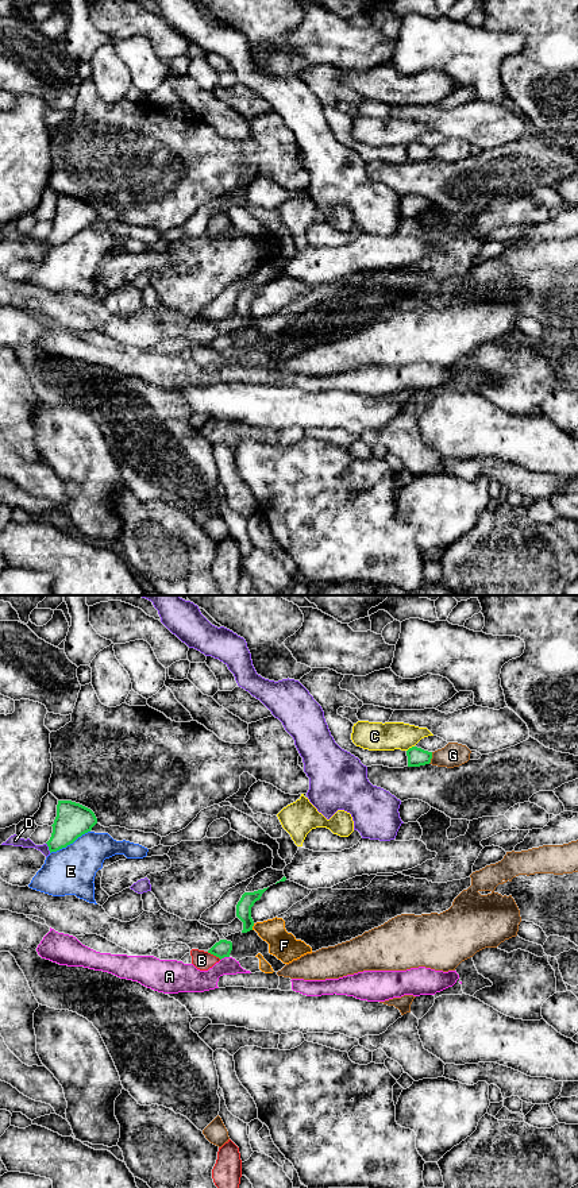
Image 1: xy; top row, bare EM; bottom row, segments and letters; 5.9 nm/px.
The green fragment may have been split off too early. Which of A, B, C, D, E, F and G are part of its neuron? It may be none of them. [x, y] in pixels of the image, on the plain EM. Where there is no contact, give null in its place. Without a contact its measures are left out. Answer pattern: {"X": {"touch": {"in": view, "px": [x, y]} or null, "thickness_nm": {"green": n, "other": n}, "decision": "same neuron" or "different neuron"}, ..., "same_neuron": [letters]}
{"A": {"touch": {"in": "xy", "px": [224, 351]}, "thickness_nm": {"green": 100, "other": 160}, "decision": "different neuron"}, "B": {"touch": {"in": "xy", "px": [214, 350]}, "thickness_nm": {"green": 100, "other": 110}, "decision": "different neuron"}, "C": {"touch": {"in": "xy", "px": [409, 143]}, "thickness_nm": {"green": 110, "other": 180}, "decision": "different neuron"}, "D": {"touch": {"in": "xy", "px": [49, 243]}, "thickness_nm": {"green": 200, "other": 70}, "decision": "different neuron"}, "E": {"touch": {"in": "xy", "px": [69, 239]}, "thickness_nm": {"green": 200, "other": 280}, "decision": "different neuron"}, "F": {"touch": {"in": "xy", "px": [253, 320]}, "thickness_nm": {"green": 100, "other": 160}, "decision": "different neuron"}, "G": {"touch": {"in": "xy", "px": [431, 153]}, "thickness_nm": {"green": 110, "other": 140}, "decision": "different neuron"}, "same_neuron": []}

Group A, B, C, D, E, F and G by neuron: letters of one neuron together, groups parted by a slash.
A / B F / C / D / E / G

